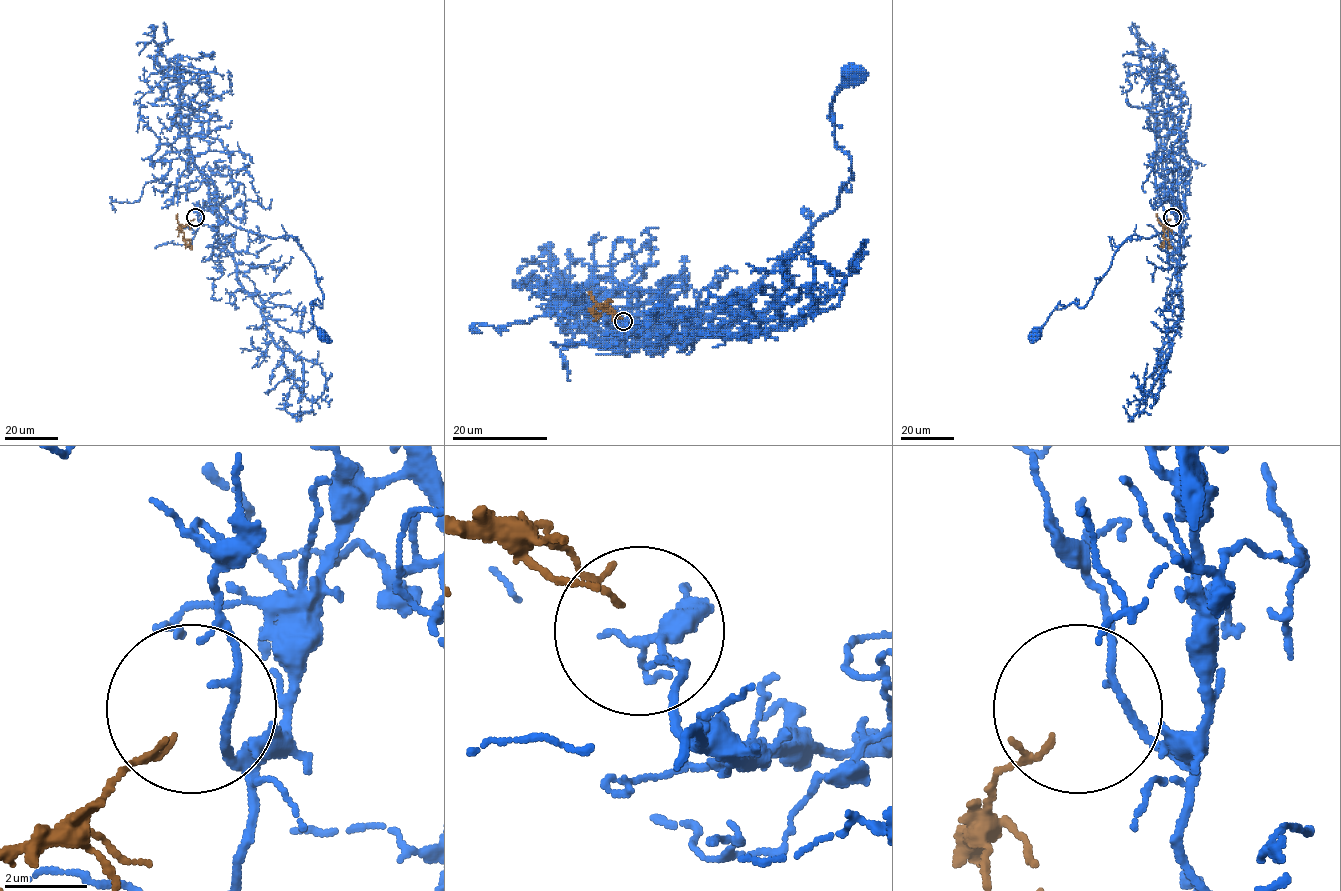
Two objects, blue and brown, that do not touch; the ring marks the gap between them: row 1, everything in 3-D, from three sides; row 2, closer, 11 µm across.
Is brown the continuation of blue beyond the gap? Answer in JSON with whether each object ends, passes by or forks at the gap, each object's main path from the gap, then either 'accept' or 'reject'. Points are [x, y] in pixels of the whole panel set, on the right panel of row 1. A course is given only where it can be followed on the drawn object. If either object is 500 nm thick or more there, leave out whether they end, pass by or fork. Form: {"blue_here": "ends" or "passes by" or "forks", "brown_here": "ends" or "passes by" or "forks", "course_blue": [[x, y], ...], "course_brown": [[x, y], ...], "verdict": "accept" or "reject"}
{"blue_here": "passes by", "brown_here": "ends", "course_blue": [[1173, 215], [1180, 218], [1177, 165], [1157, 148], [1165, 227], [1131, 235], [1083, 307], [1054, 310], [1036, 335]], "course_brown": [[1170, 219], [1163, 227], [1163, 236], [1169, 244], [1167, 249]], "verdict": "accept"}

